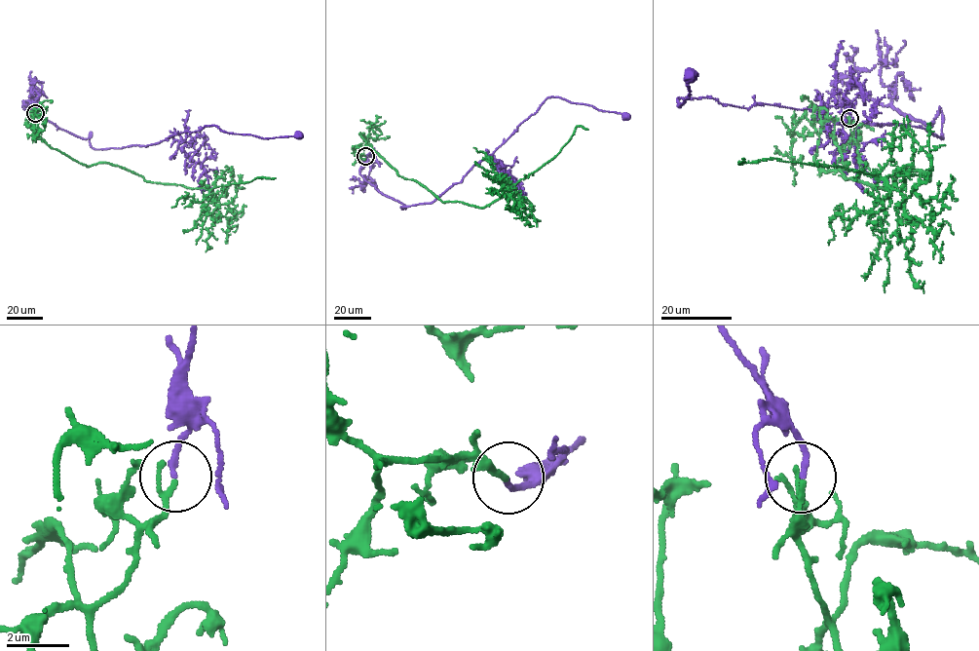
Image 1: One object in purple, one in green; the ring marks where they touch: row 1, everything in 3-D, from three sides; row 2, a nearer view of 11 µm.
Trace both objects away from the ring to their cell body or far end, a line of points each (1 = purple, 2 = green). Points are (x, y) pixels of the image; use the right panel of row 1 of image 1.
1: (849, 118), (842, 74), (930, 126), (940, 108), (941, 137), (807, 108), (700, 96), (678, 106), (690, 74)
2: (849, 119), (852, 134), (836, 143), (847, 178), (890, 189), (906, 168), (929, 180), (743, 158)

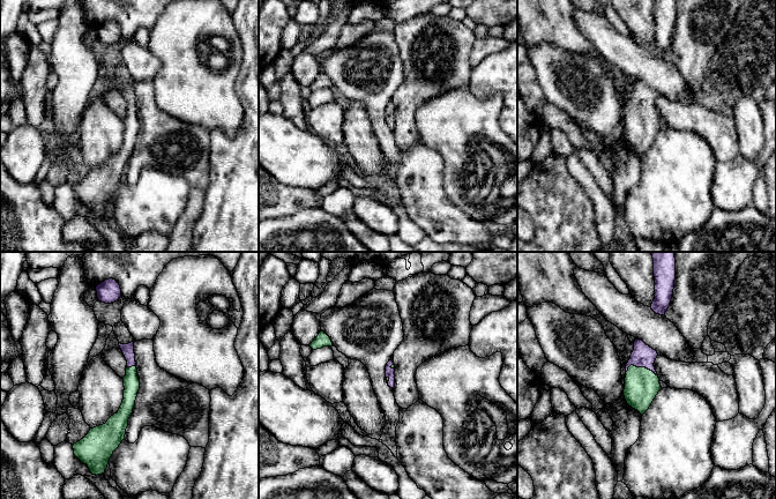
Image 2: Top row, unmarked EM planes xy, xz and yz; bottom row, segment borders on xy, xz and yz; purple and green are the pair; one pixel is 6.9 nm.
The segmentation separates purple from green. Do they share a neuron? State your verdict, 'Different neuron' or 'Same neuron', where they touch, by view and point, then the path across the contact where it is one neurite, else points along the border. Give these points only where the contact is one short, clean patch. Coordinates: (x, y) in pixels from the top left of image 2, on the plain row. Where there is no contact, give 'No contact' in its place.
Different neuron. Touches purple at yz (641, 108)

